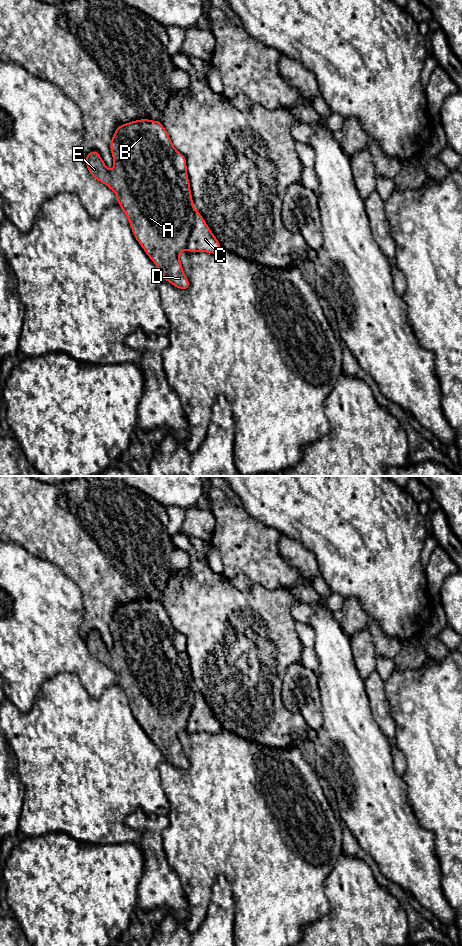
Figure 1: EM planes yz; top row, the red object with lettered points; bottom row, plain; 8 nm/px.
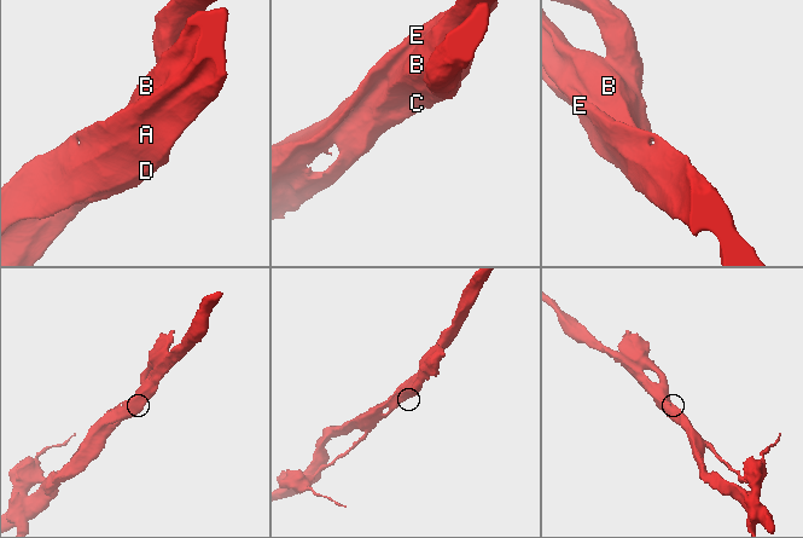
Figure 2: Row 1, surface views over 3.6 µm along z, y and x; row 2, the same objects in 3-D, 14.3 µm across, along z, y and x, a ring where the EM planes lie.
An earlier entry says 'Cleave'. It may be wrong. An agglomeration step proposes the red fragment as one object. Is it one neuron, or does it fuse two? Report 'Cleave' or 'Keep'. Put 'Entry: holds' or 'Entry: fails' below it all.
Keep
Entry: fails

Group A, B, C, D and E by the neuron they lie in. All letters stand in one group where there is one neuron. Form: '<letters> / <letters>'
A B C D E

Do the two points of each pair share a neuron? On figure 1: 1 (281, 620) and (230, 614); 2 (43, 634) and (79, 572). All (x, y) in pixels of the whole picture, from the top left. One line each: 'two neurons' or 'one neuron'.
1: one neuron
2: two neurons

